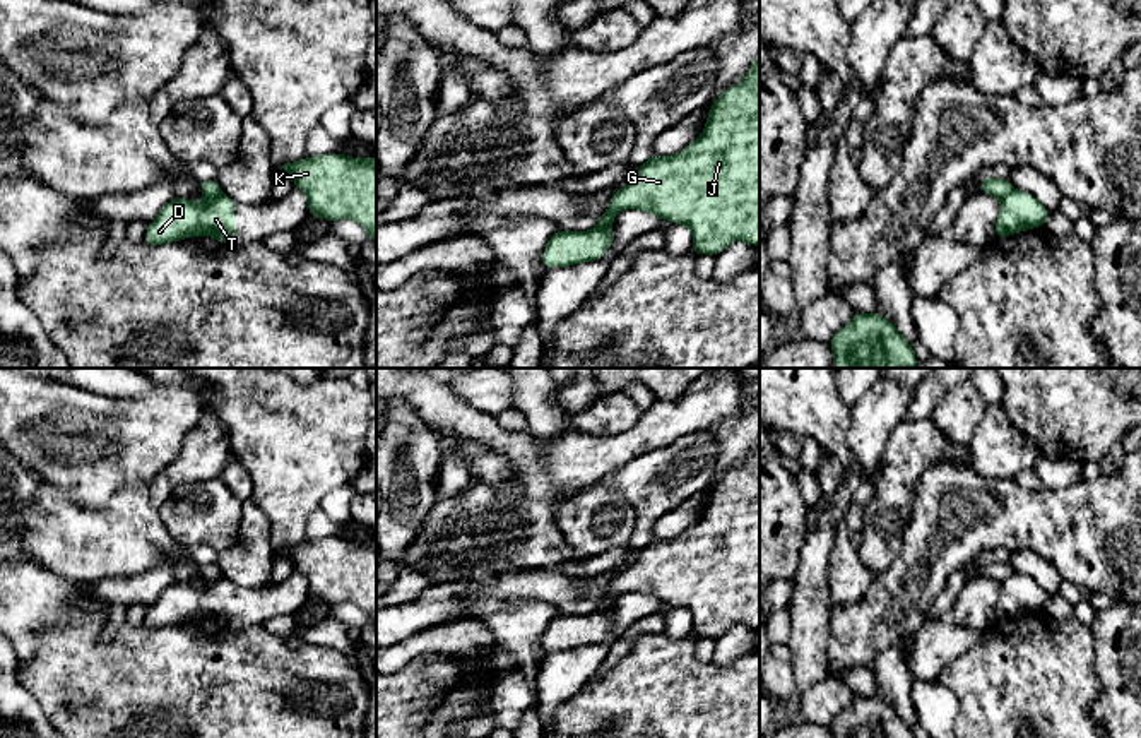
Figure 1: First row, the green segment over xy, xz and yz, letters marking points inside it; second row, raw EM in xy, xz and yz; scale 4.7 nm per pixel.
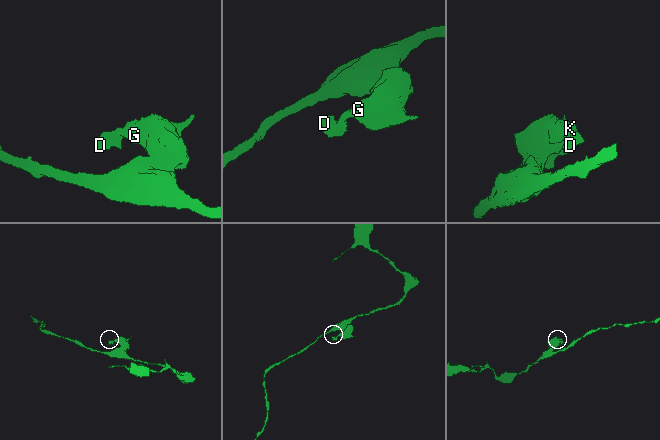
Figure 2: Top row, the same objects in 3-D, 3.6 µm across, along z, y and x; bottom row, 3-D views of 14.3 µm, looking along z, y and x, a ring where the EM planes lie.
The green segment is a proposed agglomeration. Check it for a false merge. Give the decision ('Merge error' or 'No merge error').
Merge error

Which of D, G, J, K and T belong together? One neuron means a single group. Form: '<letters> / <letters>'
D T / G J K

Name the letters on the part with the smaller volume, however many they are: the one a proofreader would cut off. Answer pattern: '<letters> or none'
D, T

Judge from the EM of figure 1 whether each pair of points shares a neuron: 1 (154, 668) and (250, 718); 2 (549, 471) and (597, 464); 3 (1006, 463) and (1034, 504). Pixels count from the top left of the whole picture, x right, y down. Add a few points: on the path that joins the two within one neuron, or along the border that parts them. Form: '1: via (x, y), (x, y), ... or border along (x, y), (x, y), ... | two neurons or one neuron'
1: via (180, 694), (189, 697), (204, 718), (224, 718) | one neuron
2: via (561, 466), (585, 464) | one neuron
3: border along (974, 468), (986, 476), (1008, 476), (1013, 480) | two neurons

